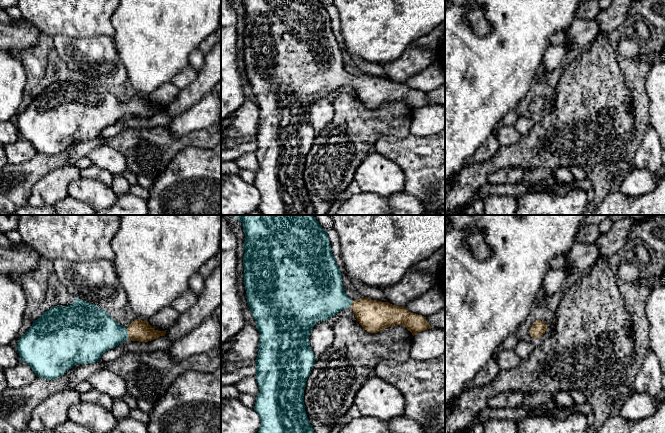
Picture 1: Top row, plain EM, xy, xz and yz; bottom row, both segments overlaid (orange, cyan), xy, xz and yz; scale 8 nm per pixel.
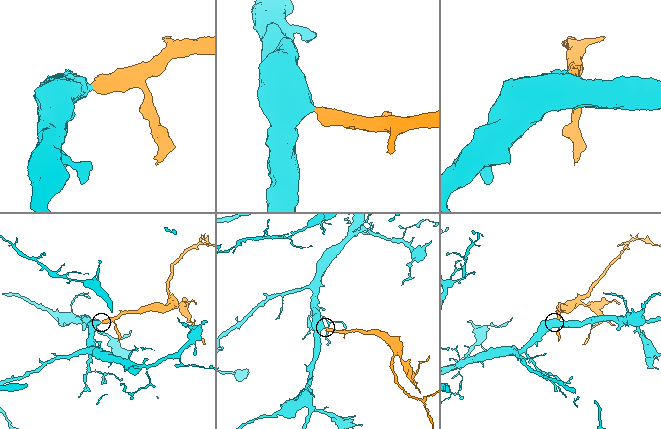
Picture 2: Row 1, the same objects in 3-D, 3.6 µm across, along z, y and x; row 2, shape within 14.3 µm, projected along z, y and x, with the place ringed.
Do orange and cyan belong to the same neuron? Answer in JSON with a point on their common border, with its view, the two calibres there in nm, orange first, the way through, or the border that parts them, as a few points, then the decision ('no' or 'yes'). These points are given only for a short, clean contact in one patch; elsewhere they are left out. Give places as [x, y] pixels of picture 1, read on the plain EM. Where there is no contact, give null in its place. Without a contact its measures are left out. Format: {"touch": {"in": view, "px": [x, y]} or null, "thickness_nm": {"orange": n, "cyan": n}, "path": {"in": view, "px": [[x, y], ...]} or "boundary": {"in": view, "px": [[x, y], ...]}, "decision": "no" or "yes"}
{"touch": {"in": "xy", "px": [128, 108]}, "thickness_nm": {"orange": 170, "cyan": 340}, "path": {"in": "xy", "px": [[139, 106], [128, 108], [97, 108]]}, "decision": "yes"}

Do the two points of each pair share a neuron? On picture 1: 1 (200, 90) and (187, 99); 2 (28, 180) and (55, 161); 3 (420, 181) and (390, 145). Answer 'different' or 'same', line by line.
1: same
2: same
3: same

